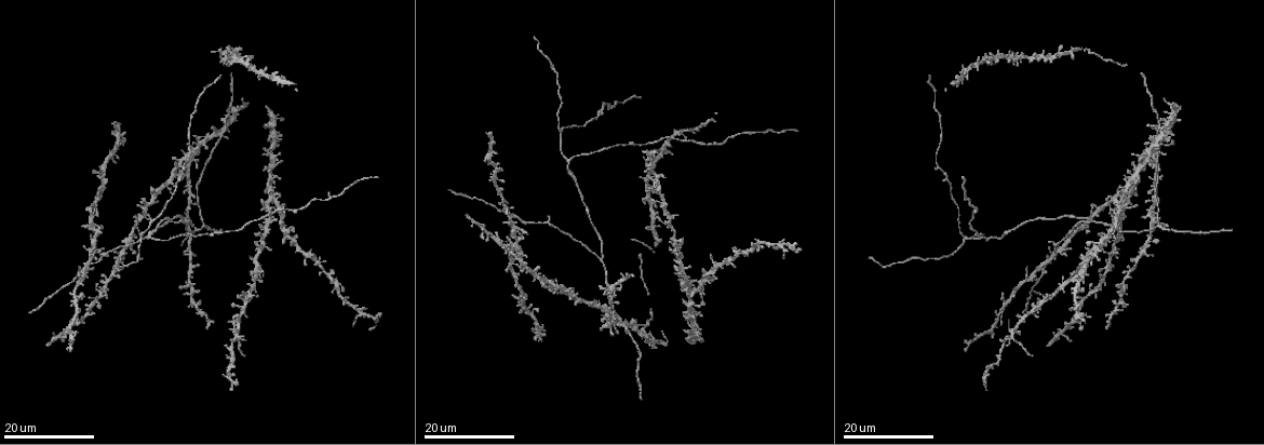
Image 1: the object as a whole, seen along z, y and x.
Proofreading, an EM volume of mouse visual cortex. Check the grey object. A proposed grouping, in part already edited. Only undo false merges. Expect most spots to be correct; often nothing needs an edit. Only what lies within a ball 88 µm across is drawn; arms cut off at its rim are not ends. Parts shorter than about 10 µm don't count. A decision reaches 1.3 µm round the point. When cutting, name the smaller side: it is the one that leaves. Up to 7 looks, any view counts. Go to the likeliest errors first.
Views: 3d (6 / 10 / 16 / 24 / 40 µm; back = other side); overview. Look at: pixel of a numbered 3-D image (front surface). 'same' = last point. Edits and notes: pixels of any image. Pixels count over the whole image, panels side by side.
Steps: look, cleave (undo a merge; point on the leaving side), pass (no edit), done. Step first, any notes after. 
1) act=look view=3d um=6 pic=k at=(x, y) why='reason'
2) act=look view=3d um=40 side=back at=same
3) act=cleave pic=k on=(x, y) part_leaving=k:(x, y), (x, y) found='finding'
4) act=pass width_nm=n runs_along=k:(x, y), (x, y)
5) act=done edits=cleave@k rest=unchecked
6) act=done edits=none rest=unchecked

act=look view=3d um=16 pic=1 at=(1044, 267)

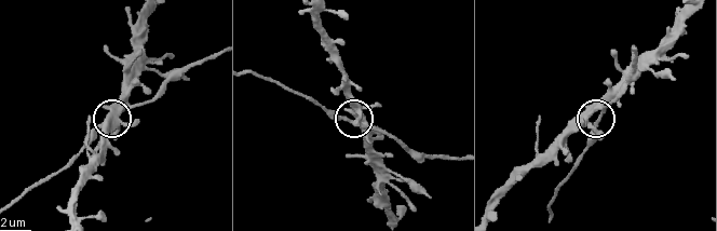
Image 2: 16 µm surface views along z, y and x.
act=look view=3d um=6 pic=2 at=(598, 120)

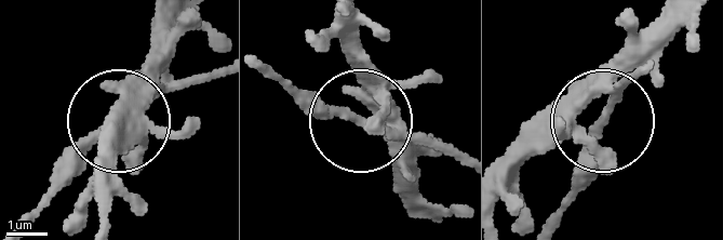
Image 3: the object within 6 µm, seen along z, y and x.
act=pass arms=4 runs_along=3:(458, 154), (313, 111), (286, 88) found='all the same neuron'

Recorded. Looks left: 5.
act=look view=3d um=24 pic=1 at=(140, 238)

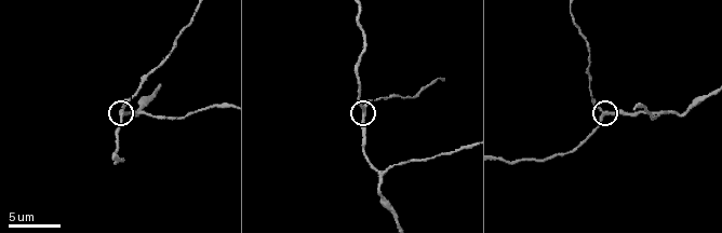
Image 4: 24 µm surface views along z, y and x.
act=look view=3d um=6 pic=4 at=(601, 114)

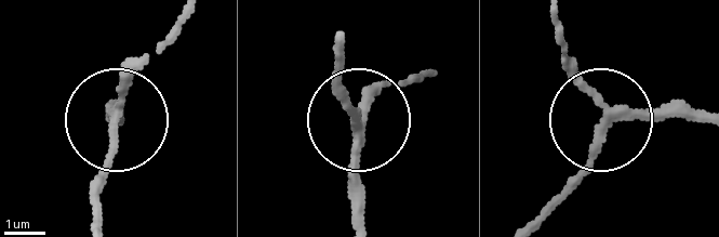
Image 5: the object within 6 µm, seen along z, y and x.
act=pass side_arm_um=28 runs_along=5:(361, 214), (361, 118), (341, 63) found='all the same neuron'

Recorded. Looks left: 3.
act=look view=3d um=16 pic=4 at=(665, 114) why='a fork'

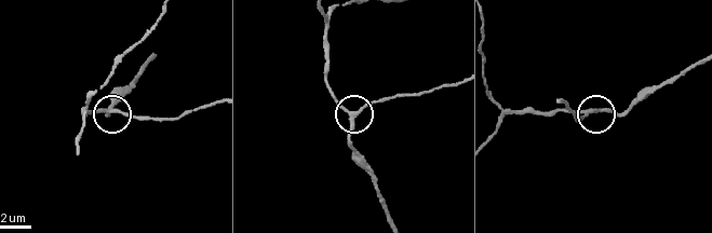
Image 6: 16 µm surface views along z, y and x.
act=pass width_nm=220 runs_along=6:(391, 217), (365, 162), (348, 142), (352, 113), (325, 82) found='continuous, no second neuron'

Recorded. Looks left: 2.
act=done edits=none rest=unchecked

